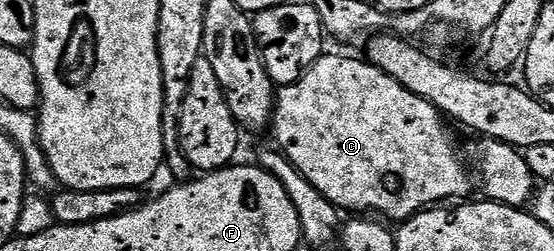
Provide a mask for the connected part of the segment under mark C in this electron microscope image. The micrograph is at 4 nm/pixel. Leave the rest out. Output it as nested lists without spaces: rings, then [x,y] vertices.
[[[323,54],[315,63],[293,84],[286,84],[276,93],[276,107],[273,110],[271,121],[271,133],[277,139],[276,147],[284,153],[286,159],[290,161],[305,176],[307,182],[313,184],[315,188],[322,192],[327,199],[338,210],[353,212],[349,214],[376,214],[386,221],[397,220],[404,222],[416,216],[426,206],[437,206],[442,202],[457,202],[472,190],[473,184],[469,181],[469,172],[465,169],[465,160],[461,157],[461,152],[457,149],[457,144],[453,141],[453,132],[448,128],[446,117],[441,115],[439,109],[434,104],[427,102],[422,96],[411,94],[402,86],[394,76],[389,76],[383,70],[379,70],[374,64],[370,64],[368,59],[356,60],[353,56],[329,56]]]

